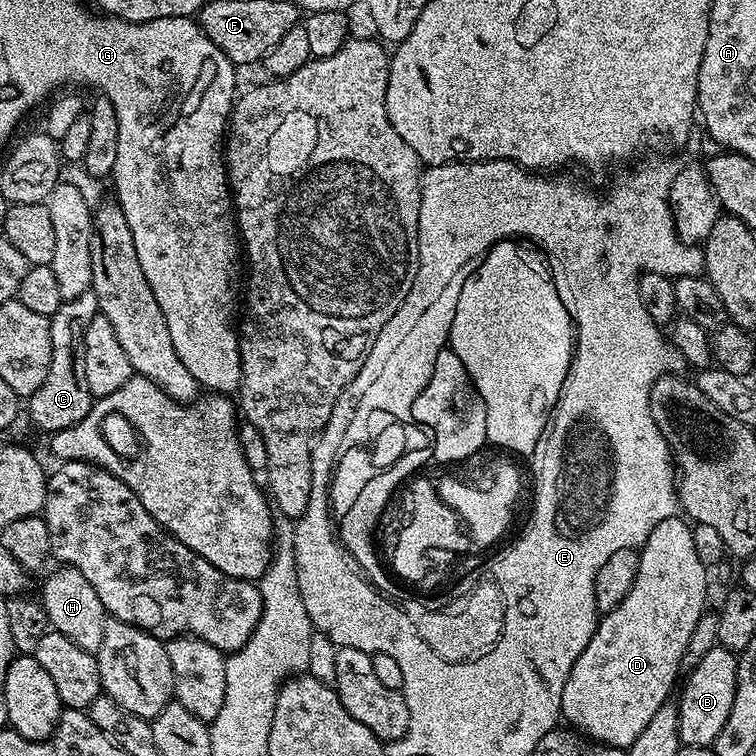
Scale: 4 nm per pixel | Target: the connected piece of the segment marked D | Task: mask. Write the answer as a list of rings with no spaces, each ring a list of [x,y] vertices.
[[[675,515],[658,522],[658,526],[654,526],[654,530],[650,530],[646,542],[639,549],[638,578],[634,578],[634,586],[630,586],[630,594],[626,594],[626,598],[622,598],[622,602],[617,608],[603,613],[599,617],[590,642],[586,642],[586,650],[582,650],[578,662],[574,662],[574,666],[566,678],[566,686],[562,686],[562,706],[560,711],[563,719],[565,721],[568,719],[569,722],[567,721],[567,723],[575,731],[587,736],[589,740],[595,740],[598,744],[609,744],[611,748],[628,749],[634,742],[634,738],[638,738],[638,734],[642,734],[642,730],[646,730],[646,725],[649,724],[650,718],[654,718],[654,713],[658,711],[658,706],[669,703],[671,696],[668,695],[671,694],[672,687],[674,687],[673,692],[677,687],[676,676],[679,677],[681,675],[680,663],[682,662],[682,654],[686,654],[686,646],[690,642],[690,634],[694,634],[694,626],[698,626],[701,616],[706,611],[704,599],[708,596],[709,569],[702,562],[702,558],[698,558],[698,550],[694,550],[692,529],[693,525],[687,519]]]

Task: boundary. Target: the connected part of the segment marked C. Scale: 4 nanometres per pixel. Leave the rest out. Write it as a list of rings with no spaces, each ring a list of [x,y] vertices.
[[[90,290],[80,294],[78,298],[64,301],[50,318],[51,322],[51,354],[50,370],[46,370],[46,378],[34,394],[27,397],[26,416],[32,419],[36,428],[45,434],[72,428],[92,409],[94,397],[90,394],[90,386],[86,386],[85,334],[90,321],[99,313],[96,295]]]

